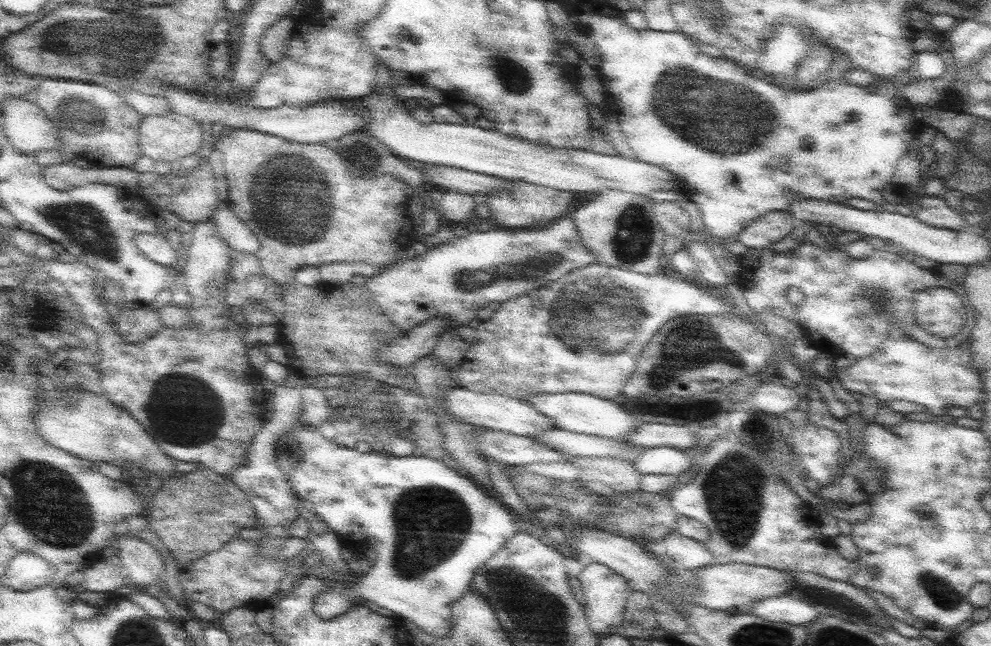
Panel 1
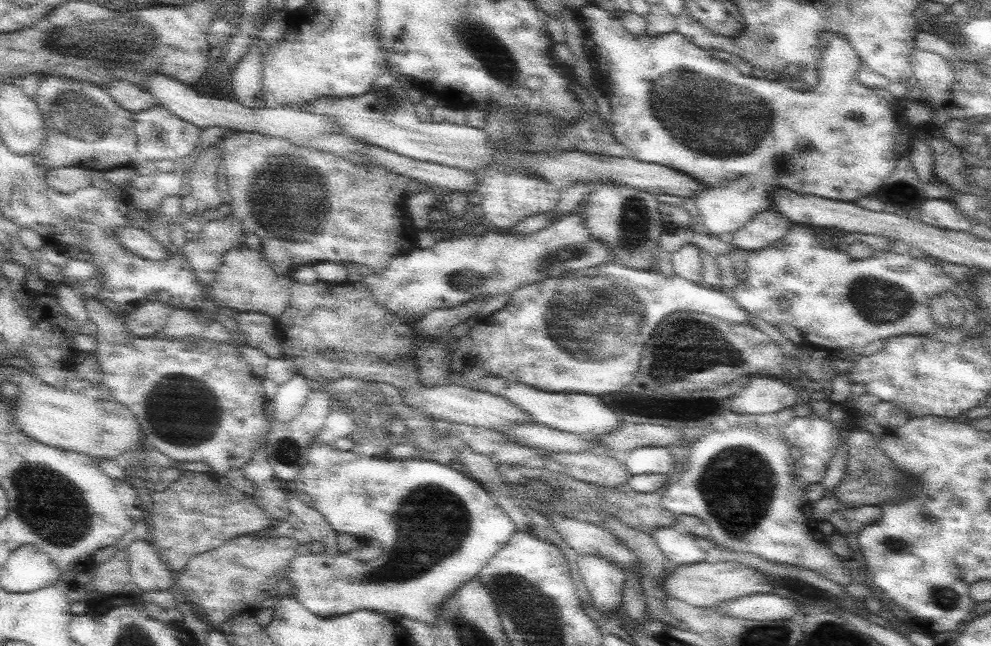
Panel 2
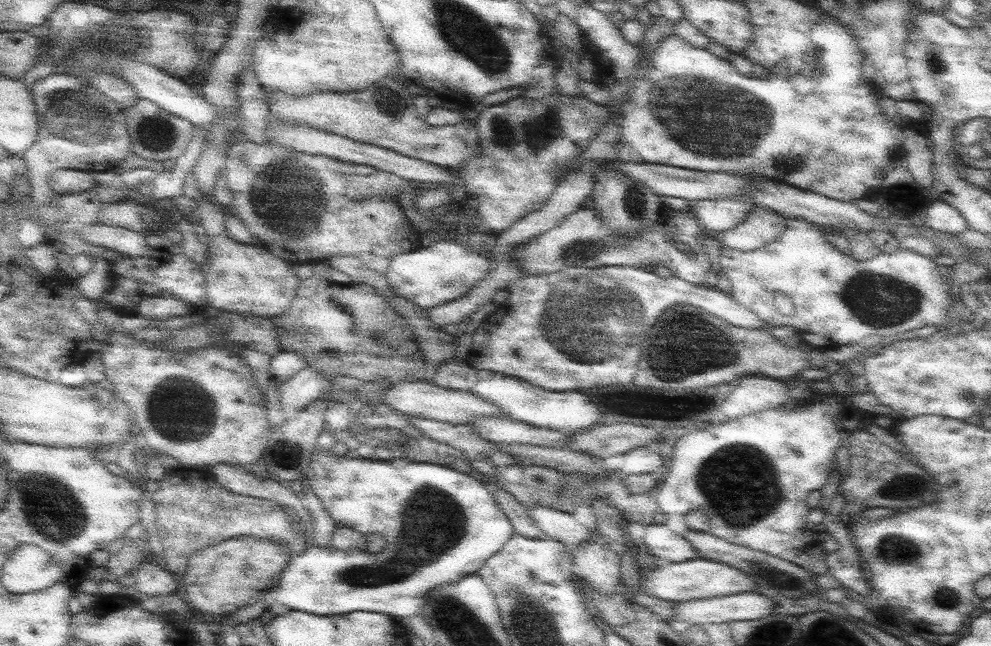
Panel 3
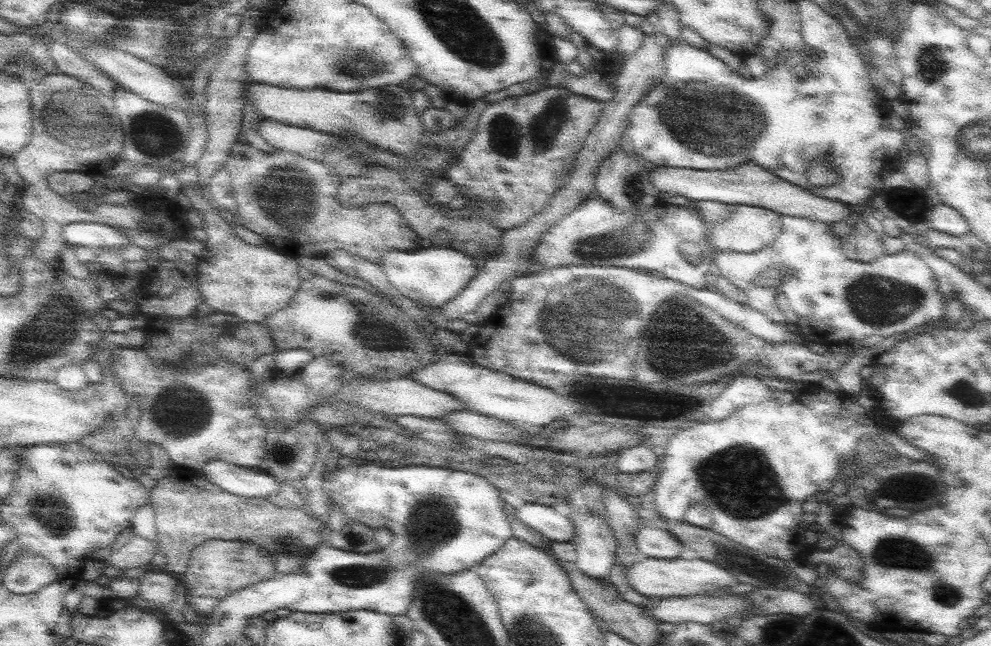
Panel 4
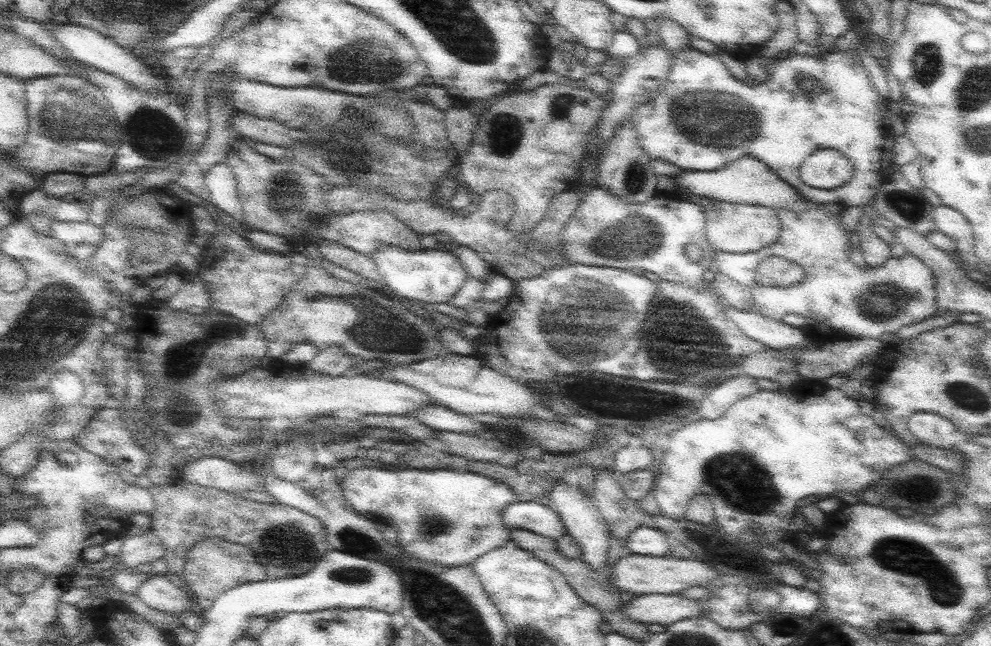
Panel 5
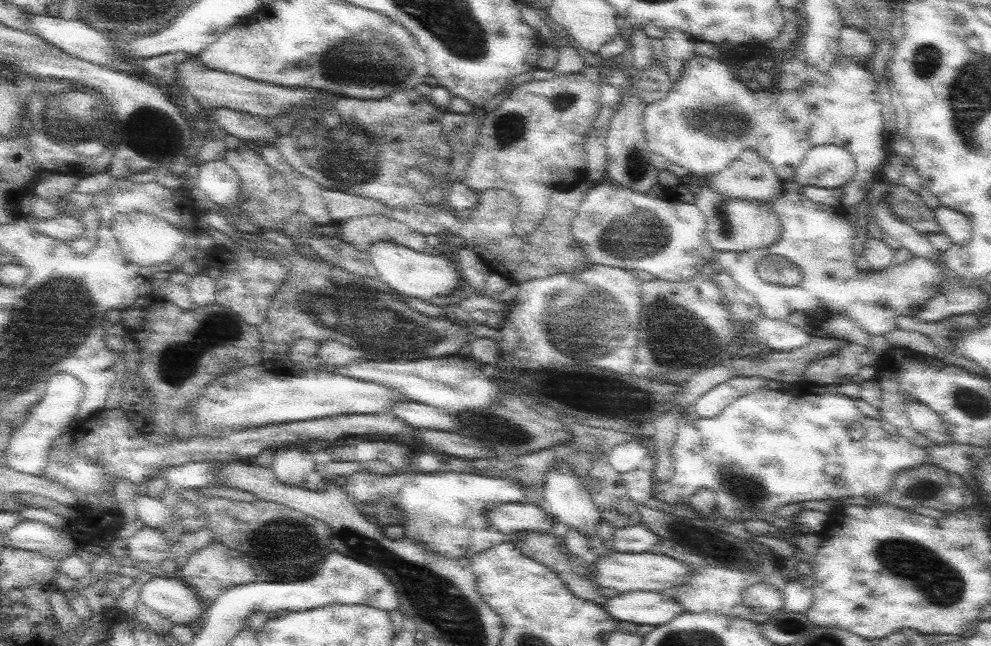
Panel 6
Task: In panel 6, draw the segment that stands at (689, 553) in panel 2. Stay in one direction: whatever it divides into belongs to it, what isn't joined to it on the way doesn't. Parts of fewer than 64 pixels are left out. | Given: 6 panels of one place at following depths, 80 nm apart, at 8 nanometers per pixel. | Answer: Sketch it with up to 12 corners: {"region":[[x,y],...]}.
{"region":[[640,522],[614,528],[621,553],[657,550],[661,538]]}

